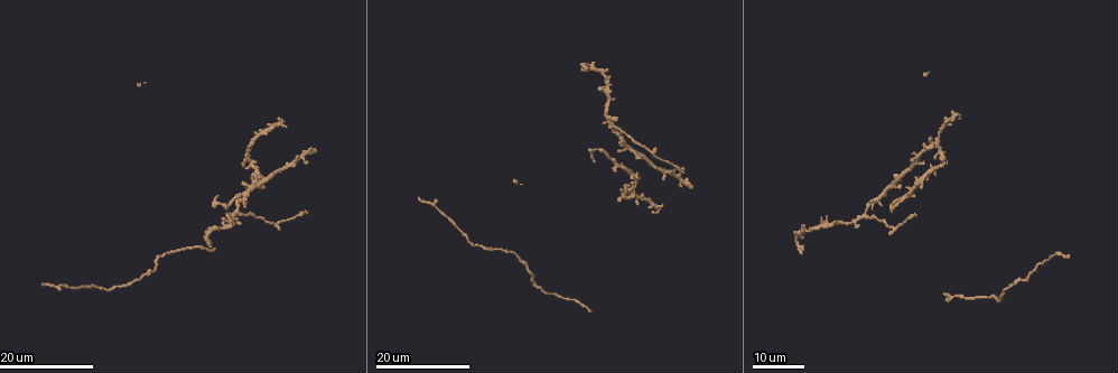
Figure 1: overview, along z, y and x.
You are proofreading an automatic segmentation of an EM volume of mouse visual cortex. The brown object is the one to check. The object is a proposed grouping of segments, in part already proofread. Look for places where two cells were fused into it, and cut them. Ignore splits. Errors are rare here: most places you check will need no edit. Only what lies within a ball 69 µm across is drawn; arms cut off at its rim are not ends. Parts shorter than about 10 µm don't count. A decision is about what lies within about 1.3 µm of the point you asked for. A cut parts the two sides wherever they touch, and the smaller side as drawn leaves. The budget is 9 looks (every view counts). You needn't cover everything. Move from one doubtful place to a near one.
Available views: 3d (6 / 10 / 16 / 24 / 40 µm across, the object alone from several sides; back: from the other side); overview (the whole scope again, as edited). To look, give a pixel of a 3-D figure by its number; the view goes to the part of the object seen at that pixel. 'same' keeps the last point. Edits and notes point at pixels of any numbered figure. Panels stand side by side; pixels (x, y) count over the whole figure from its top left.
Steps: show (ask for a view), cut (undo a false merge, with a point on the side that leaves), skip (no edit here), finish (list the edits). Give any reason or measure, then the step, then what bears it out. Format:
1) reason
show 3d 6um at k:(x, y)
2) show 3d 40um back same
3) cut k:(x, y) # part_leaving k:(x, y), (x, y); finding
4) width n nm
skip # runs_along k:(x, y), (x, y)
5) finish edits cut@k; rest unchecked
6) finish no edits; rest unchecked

four-way junction
show 3d 24um at 1:(613, 125)

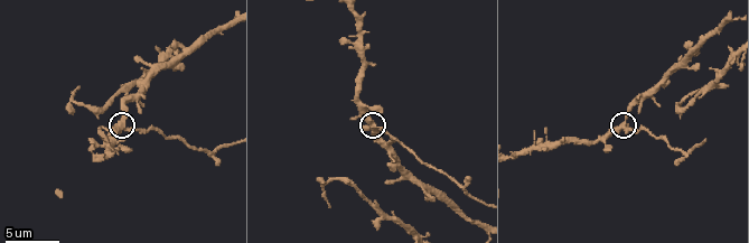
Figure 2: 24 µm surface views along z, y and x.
show 3d 10um at 2:(123, 129)

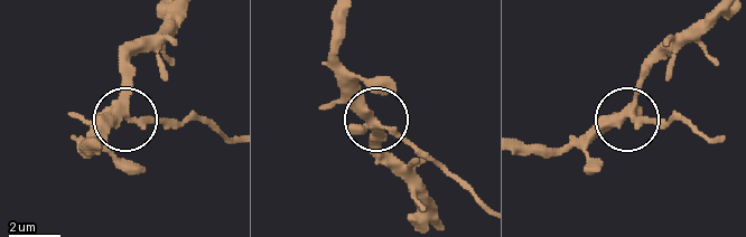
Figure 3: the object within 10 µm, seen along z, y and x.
side_arm 20 um
cut 3:(157, 123) # part_leaving 3:(126, 114), (207, 121), (226, 134); two cells meet here

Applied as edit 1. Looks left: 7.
three-way junction
show 3d 10um at 2:(406, 173)

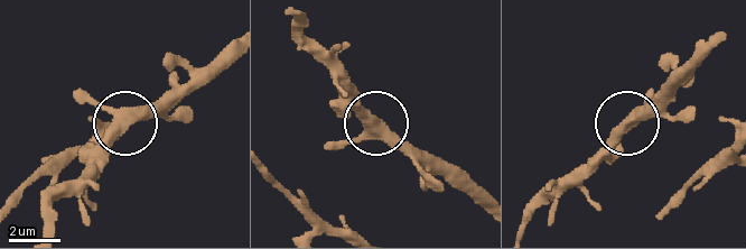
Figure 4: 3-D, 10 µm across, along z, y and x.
from behind
show 3d 10um back at 4:(126, 127)

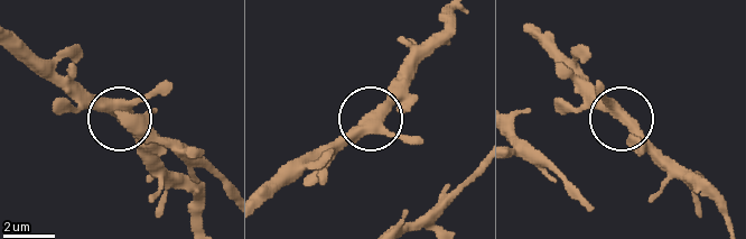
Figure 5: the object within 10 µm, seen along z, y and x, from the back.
side_arm 19 um
skip # all the same cell

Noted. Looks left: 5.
narrows sharply
show 3d 24um at 1:(922, 176)

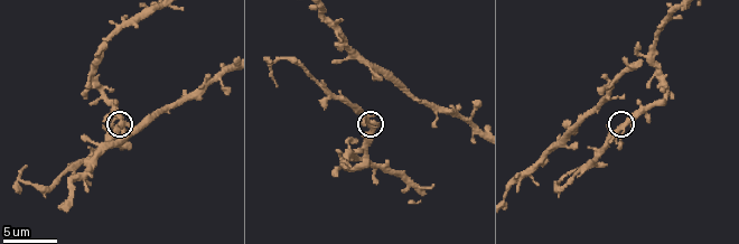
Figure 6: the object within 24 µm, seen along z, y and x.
show 3d 6um at 6:(625, 122)

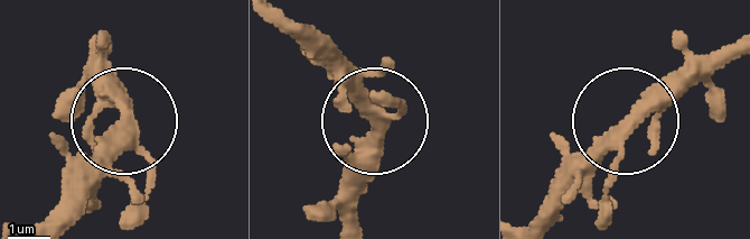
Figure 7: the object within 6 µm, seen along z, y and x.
skip # runs_along 7:(343, 227), (343, 173), (374, 119), (325, 58); all the same cell

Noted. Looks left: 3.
four arms meet
show 3d 16um at 6:(98, 83)

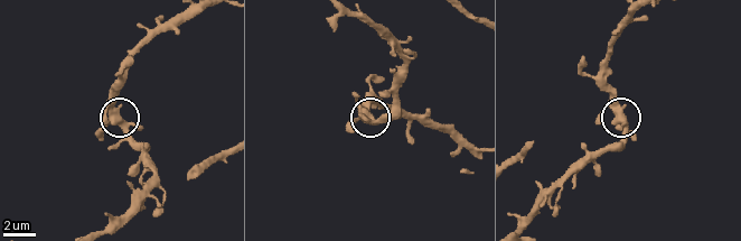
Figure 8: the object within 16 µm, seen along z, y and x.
show 3d 6um at 8:(119, 117)

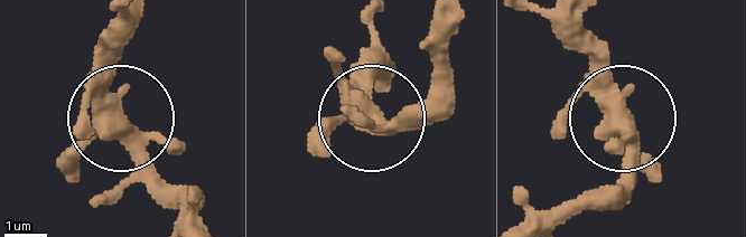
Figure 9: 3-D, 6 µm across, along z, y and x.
width 410 nm
skip # runs_along 9:(65, 180), (118, 108), (108, 27); all the same cell

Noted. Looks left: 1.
finish edits cut@3; rest unchecked

